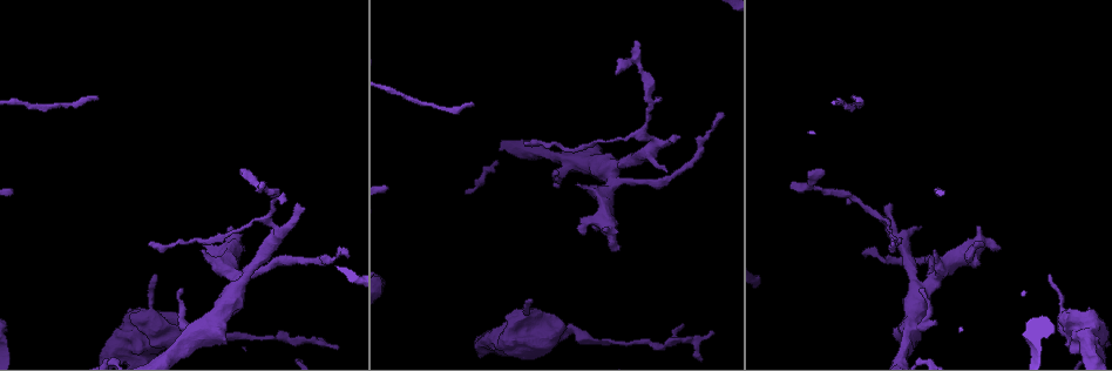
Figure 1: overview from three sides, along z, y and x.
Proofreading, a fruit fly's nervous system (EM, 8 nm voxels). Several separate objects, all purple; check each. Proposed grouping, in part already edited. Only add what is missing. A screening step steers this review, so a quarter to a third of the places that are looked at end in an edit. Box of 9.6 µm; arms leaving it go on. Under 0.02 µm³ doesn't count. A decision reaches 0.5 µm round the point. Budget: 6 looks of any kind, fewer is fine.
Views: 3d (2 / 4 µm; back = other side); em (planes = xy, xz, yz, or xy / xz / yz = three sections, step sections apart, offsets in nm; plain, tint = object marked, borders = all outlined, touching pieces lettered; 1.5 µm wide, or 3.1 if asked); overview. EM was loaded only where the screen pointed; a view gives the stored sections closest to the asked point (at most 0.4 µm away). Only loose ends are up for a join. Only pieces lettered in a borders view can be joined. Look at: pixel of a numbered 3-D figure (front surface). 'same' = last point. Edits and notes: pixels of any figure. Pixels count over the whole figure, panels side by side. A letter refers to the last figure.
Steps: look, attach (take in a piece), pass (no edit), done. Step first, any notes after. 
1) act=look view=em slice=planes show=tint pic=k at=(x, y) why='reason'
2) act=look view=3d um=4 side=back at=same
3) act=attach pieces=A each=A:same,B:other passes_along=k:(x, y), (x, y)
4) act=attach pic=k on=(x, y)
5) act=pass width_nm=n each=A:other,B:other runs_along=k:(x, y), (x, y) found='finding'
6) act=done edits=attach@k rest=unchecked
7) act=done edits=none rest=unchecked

act=look view=3d um=4 pic=1 at=(245, 250)

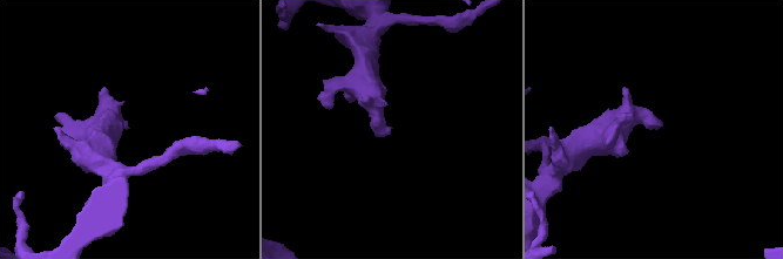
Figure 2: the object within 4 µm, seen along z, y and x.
act=look view=em slice=xz step=4 show=tint pic=2 at=(658, 123)

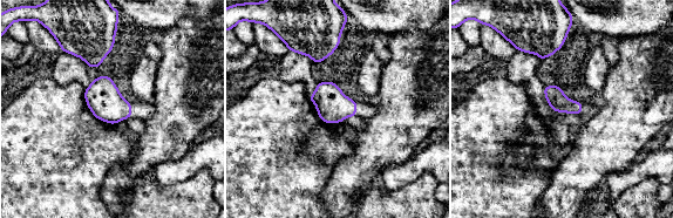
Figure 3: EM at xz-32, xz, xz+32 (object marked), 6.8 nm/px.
act=look view=em slice=xy step=4 show=borders at=same

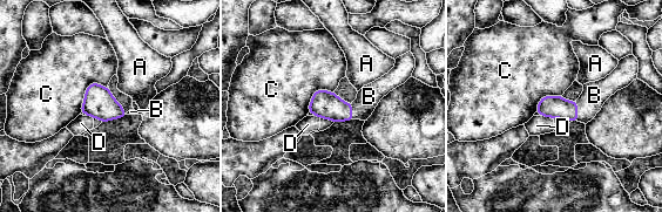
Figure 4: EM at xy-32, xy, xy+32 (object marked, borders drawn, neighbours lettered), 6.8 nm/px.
act=attach pieces=B longest_contact=C:260nm each=A:other,B:same,C:other,D:other found='the neuron continues'

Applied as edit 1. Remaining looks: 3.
act=look view=em slice=yz step=8 show=borders pic=1 at=(724, 116) why='long arm stops here'

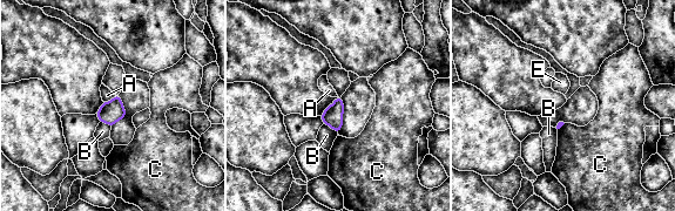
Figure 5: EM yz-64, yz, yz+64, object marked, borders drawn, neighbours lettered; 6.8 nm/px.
act=look view=em slice=planes show=borders at=same why='cut it another way'

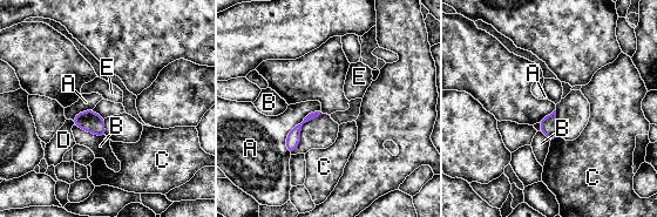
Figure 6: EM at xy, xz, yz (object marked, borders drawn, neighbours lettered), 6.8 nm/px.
act=pass each=A:other,B:other,C:other,D:other,E:other border=6:(320, 108), (289, 133), (290, 154) found='none of them fits'

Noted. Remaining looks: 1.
act=done edits=attach@4 rest=unchecked

